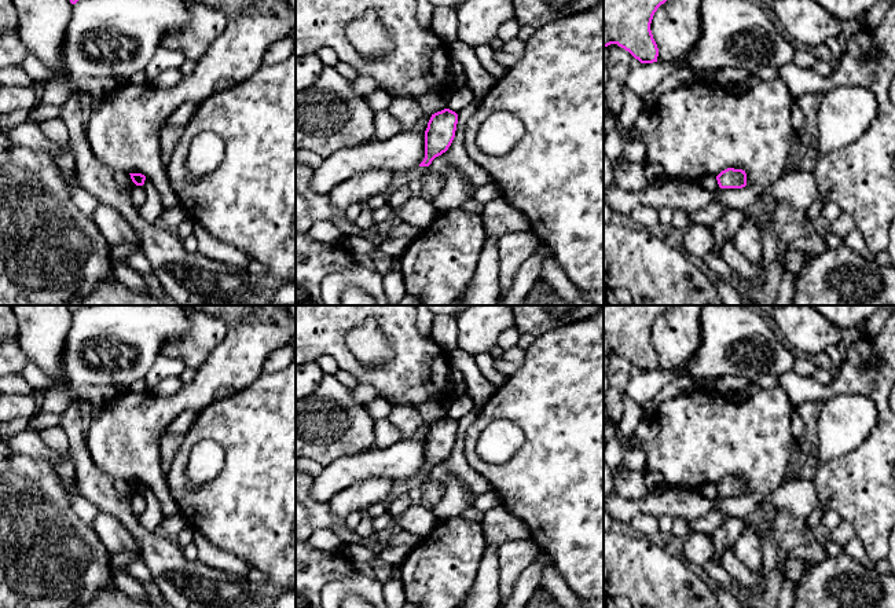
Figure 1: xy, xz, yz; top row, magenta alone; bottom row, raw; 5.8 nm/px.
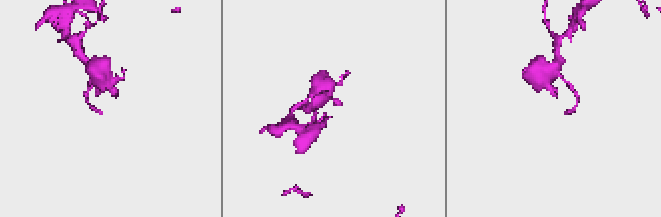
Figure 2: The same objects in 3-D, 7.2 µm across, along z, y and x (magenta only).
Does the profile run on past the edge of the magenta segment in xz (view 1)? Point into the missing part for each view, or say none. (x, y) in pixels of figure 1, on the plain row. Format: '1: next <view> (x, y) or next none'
1: next none

